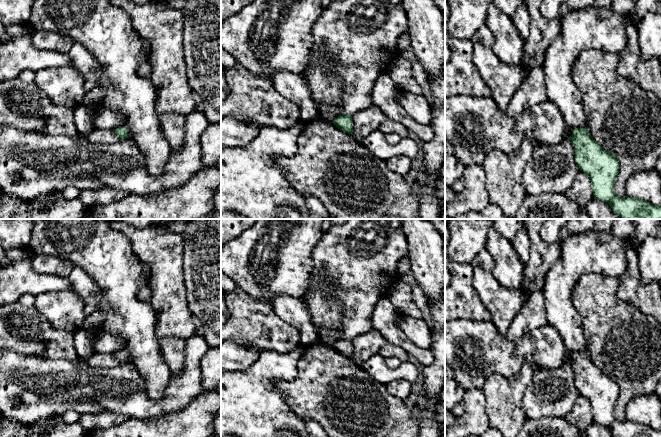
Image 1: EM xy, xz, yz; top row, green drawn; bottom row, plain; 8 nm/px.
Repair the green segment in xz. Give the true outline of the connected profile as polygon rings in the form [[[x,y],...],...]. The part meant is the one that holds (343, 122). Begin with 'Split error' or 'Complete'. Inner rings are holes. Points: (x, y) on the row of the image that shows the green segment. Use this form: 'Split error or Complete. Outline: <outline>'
Complete. Outline: [[[342,114],[342,115],[338,116],[332,123],[341,131],[353,135],[352,134],[353,123],[352,123],[351,115]]]

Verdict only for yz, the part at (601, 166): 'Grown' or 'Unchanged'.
Unchanged

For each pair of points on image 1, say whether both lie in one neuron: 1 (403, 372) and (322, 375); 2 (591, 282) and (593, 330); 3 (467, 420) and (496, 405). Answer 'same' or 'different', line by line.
1: different
2: same
3: different

